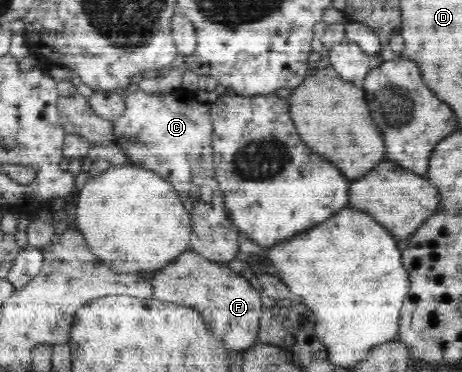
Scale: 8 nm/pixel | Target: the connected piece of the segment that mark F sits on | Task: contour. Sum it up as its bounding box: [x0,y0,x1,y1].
[151,249,262,349]

